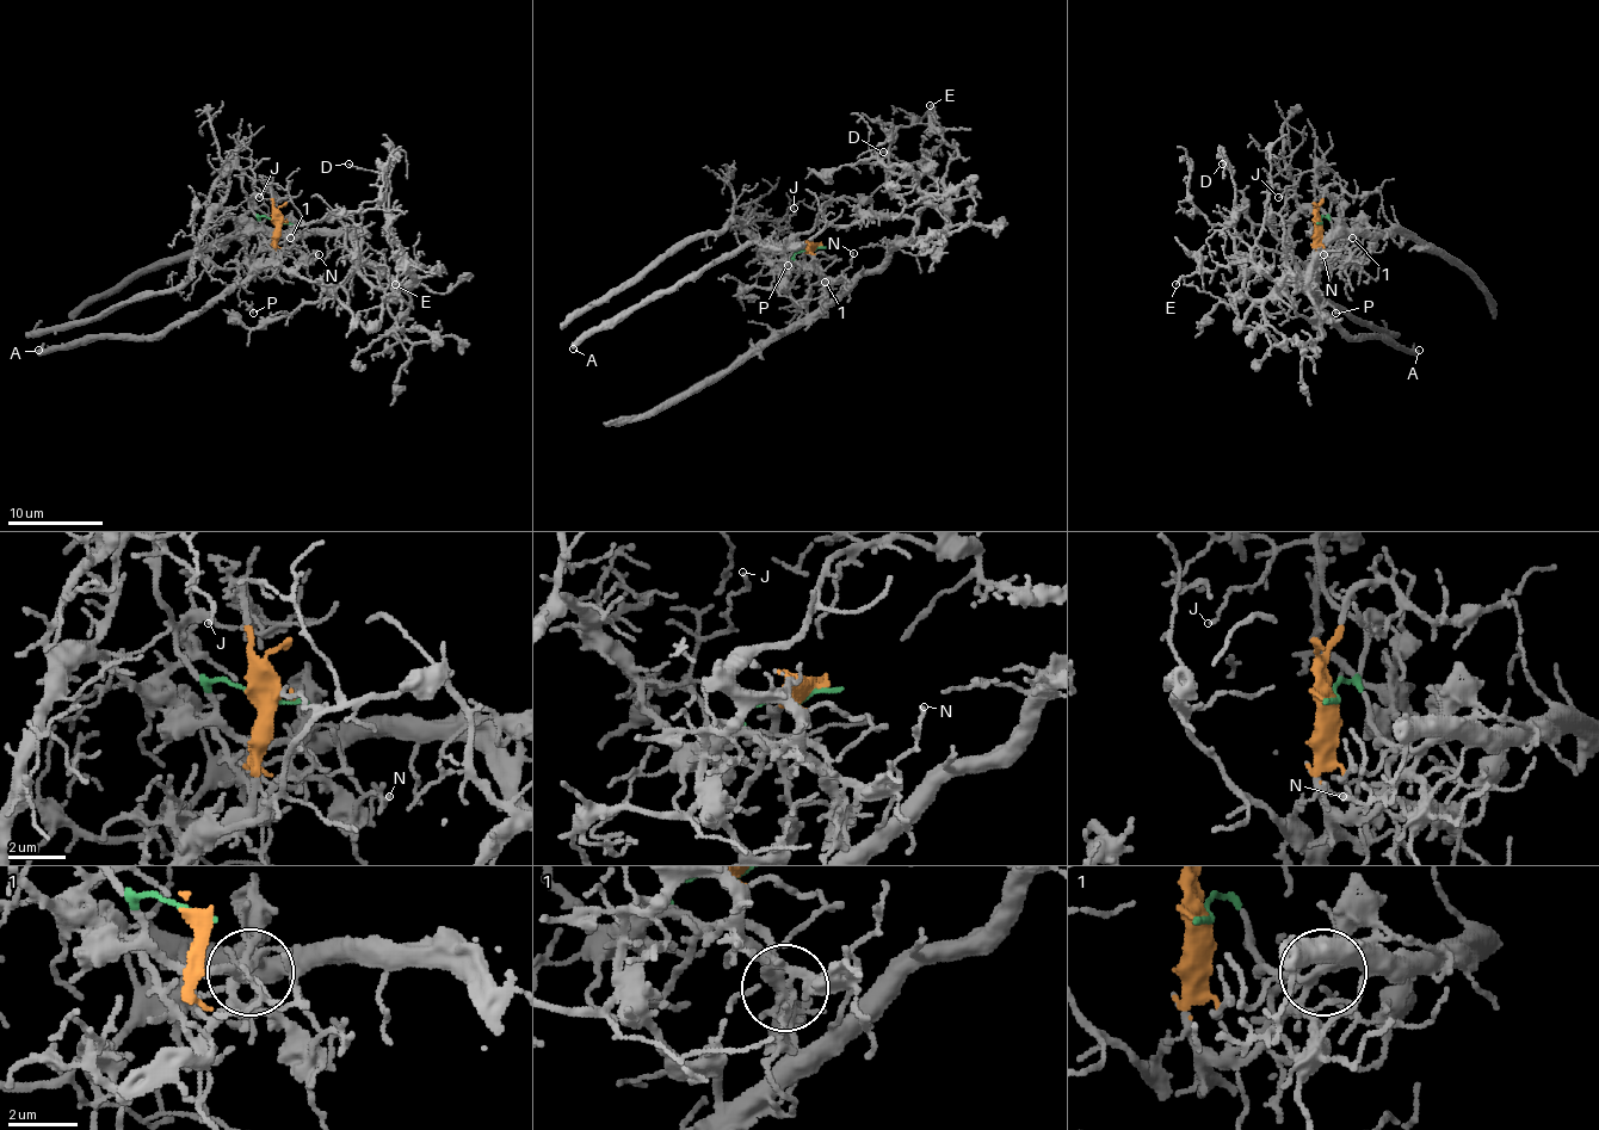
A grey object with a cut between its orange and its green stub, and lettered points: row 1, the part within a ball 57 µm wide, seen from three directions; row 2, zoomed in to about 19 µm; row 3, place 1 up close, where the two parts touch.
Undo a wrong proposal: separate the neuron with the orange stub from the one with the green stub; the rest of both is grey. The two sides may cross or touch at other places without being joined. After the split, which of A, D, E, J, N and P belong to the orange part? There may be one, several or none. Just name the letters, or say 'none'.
A, N, P

